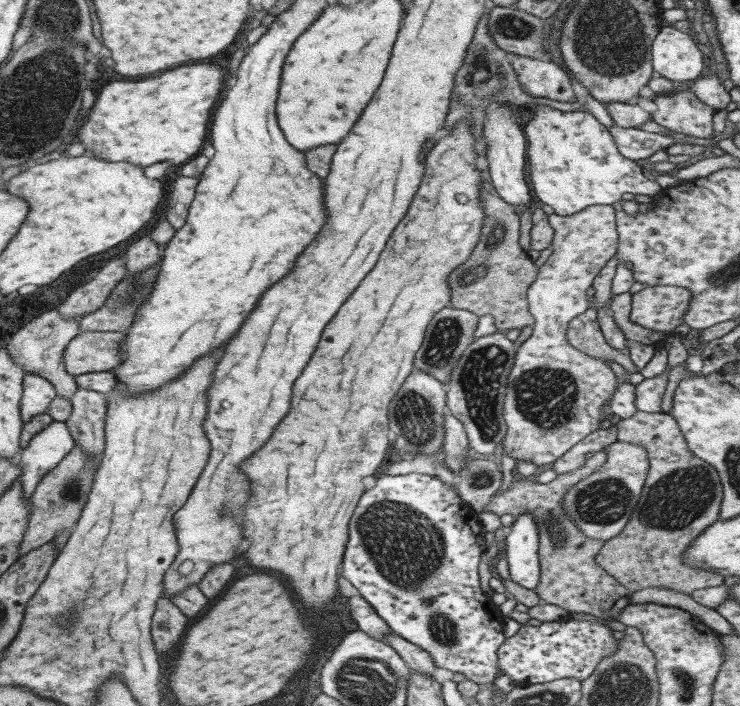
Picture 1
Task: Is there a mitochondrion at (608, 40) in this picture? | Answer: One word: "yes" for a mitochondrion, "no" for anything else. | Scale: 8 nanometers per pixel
yes

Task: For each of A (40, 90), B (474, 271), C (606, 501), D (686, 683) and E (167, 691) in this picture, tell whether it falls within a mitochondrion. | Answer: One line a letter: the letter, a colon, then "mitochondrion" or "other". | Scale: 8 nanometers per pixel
A: mitochondrion
B: mitochondrion
C: mitochondrion
D: mitochondrion
E: other

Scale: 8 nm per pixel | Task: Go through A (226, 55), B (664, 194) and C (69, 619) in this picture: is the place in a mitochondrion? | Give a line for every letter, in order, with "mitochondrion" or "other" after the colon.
A: other
B: other
C: other

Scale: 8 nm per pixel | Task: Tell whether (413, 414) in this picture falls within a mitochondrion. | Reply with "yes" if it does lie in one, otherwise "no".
yes

